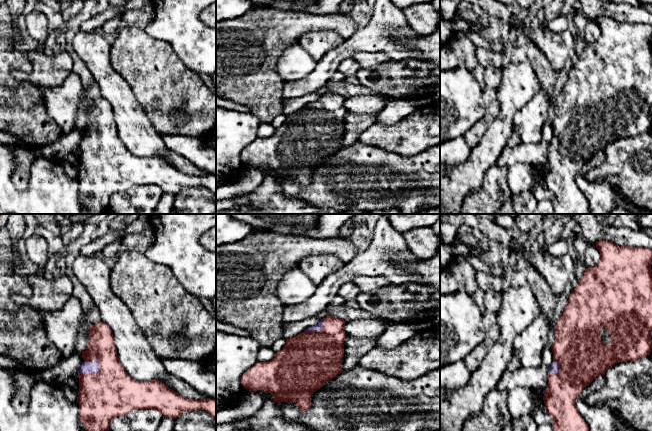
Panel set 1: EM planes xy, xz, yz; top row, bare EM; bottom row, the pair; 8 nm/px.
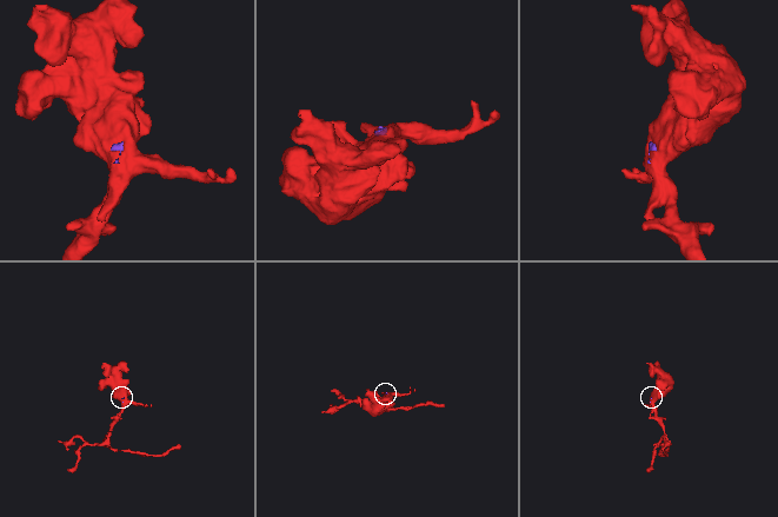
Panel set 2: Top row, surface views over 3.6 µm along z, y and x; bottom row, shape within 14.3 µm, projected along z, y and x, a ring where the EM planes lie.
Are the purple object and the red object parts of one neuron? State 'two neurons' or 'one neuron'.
one neuron

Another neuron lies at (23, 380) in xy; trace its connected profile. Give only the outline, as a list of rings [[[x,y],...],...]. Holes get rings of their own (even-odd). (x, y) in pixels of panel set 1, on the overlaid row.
[[[7,368],[16,385],[16,393],[13,397],[13,408],[18,414],[26,414],[29,410],[29,395],[36,378],[26,371]]]

